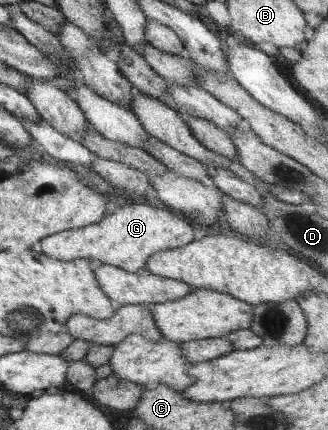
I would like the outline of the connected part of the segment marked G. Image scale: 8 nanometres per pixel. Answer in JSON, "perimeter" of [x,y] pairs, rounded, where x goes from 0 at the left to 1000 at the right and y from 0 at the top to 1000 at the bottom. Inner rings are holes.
{"perimeter":[[[390,470],[326,498],[305,516],[241,533],[192,535],[146,547],[113,570],[128,588],[186,607],[223,607],[241,600],[305,607],[308,614],[357,619],[399,635],[442,626],[451,598],[488,584],[567,572],[591,560],[598,533],[561,495],[524,486],[494,486],[445,470]]]}

